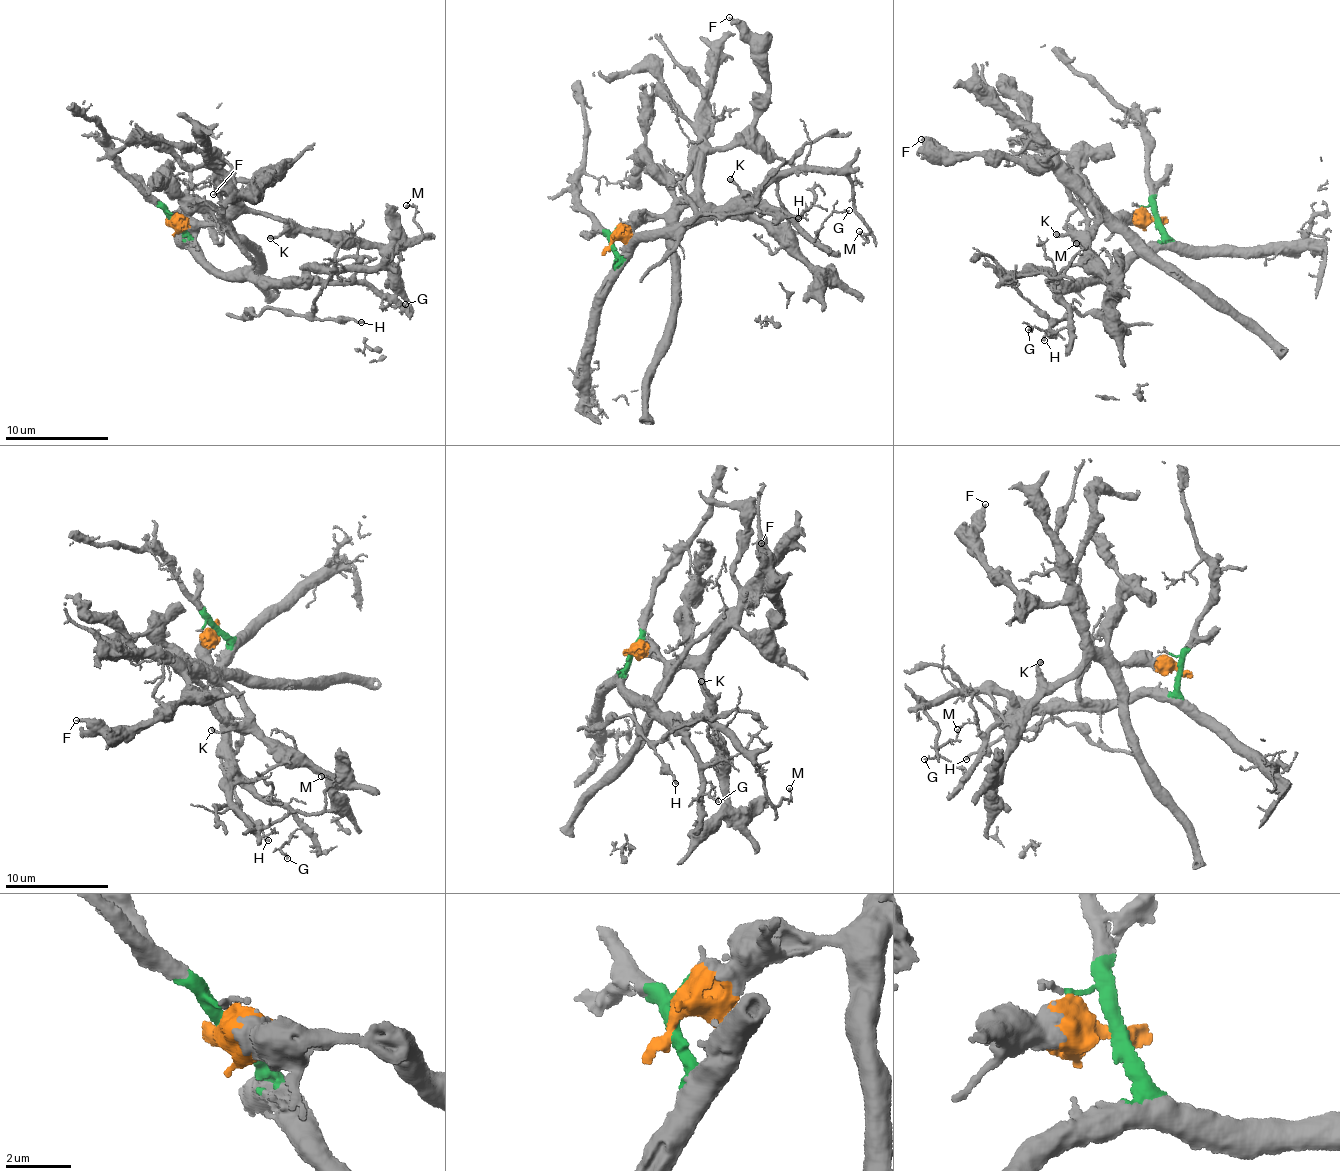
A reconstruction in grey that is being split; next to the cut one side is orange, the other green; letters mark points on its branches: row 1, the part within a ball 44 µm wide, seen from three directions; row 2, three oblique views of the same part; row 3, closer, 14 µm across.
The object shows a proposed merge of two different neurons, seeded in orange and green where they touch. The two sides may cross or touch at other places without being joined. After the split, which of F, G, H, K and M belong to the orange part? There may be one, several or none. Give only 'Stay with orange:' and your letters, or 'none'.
Stay with orange: F, K

